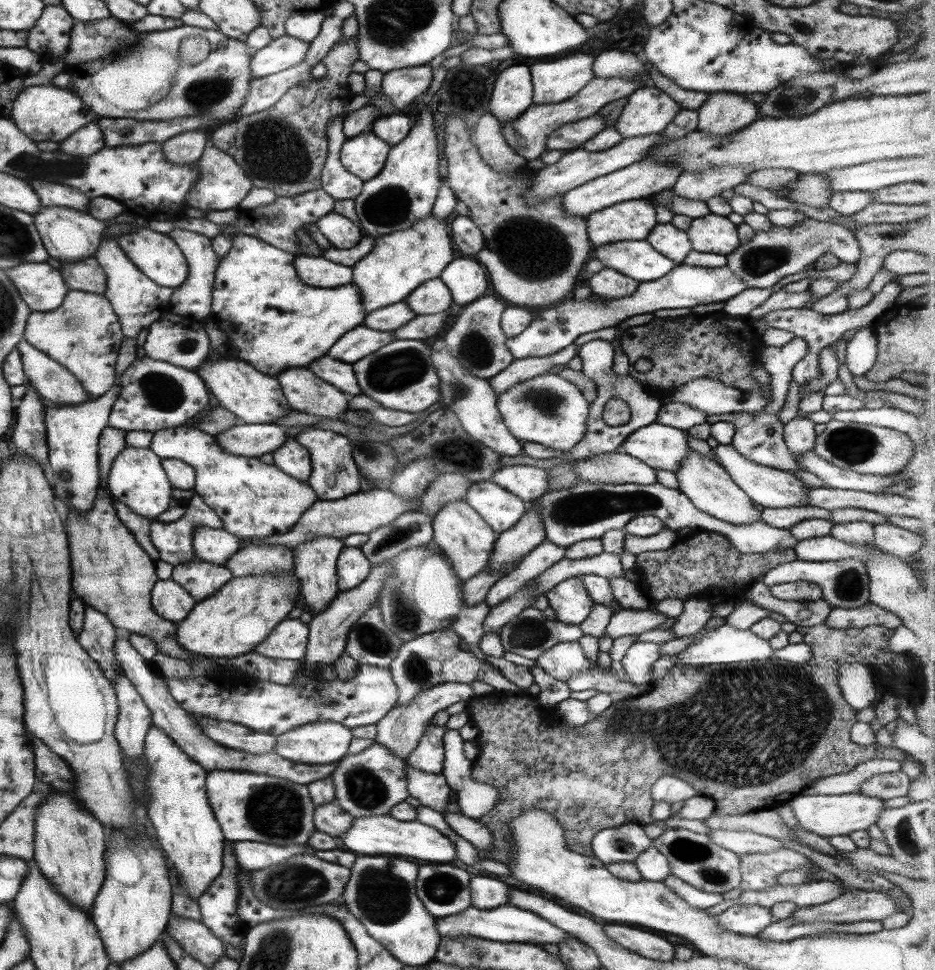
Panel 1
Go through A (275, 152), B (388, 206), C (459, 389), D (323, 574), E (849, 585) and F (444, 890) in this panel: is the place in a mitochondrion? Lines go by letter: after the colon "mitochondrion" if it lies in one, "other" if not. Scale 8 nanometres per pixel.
A: mitochondrion
B: mitochondrion
C: mitochondrion
D: other
E: mitochondrion
F: mitochondrion

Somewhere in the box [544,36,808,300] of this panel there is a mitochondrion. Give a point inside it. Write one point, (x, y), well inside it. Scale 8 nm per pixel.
(763, 259)

